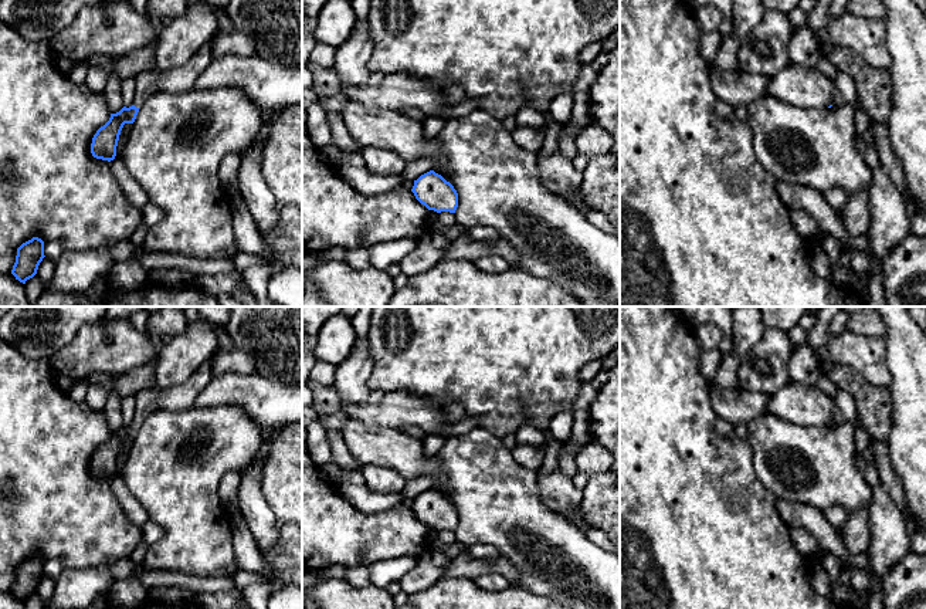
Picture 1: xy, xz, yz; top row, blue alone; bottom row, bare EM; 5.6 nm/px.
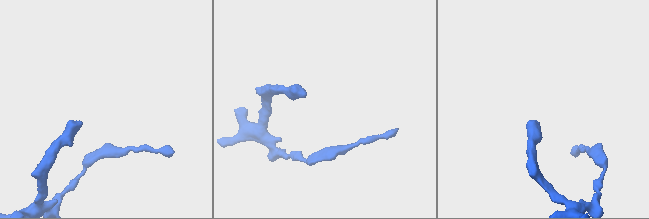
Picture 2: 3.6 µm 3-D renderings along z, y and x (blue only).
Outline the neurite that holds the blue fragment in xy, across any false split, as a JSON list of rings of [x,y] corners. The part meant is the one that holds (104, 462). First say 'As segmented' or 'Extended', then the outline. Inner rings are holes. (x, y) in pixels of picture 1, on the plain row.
Extended. [[[211,359],[196,371],[186,382],[160,389],[157,386],[145,389],[136,395],[136,412],[133,423],[123,424],[119,430],[111,432],[109,439],[101,444],[92,456],[91,471],[96,477],[113,478],[121,449],[125,441],[133,441],[143,419],[159,410],[187,410],[194,406],[199,393],[213,378]]]

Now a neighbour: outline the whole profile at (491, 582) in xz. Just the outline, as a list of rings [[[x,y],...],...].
[[[495,572],[479,575],[474,582],[486,592],[501,592],[512,585],[508,578]]]

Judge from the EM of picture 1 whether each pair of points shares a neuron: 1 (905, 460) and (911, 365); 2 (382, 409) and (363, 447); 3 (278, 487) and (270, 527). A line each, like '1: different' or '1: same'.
1: same
2: different
3: different

